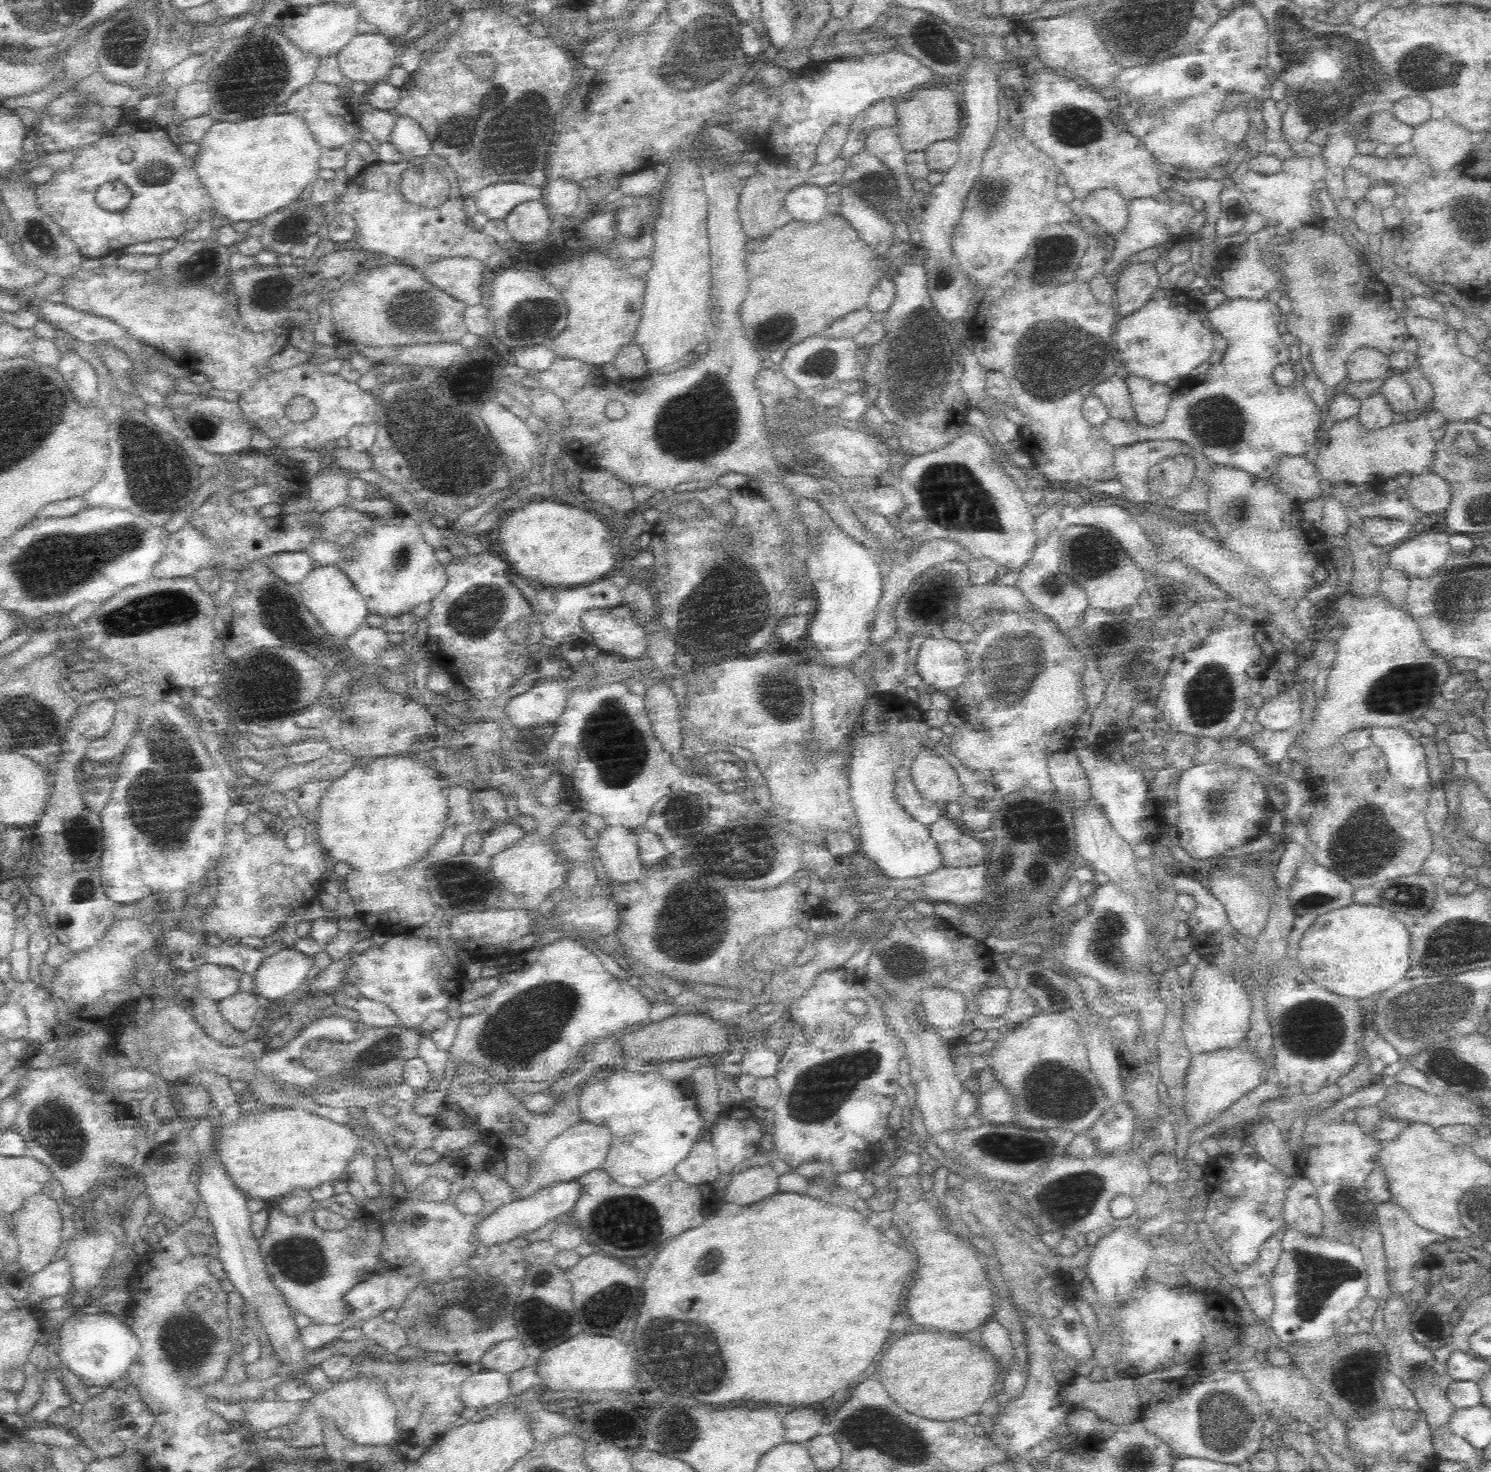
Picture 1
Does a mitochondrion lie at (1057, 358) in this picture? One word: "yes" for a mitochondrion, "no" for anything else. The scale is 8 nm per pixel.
yes

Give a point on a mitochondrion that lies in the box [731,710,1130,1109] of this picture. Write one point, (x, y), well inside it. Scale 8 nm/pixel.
(908, 962)

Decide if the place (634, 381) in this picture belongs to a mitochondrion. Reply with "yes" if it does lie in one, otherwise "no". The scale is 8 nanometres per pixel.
no

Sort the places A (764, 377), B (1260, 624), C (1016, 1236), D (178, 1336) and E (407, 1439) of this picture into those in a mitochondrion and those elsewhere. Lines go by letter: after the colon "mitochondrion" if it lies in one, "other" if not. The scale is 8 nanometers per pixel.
A: other
B: other
C: other
D: mitochondrion
E: other

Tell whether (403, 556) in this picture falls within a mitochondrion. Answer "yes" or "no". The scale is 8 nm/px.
yes

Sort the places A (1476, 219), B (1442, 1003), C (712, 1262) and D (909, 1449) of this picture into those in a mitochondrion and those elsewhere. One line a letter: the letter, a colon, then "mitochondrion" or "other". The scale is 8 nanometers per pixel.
A: mitochondrion
B: mitochondrion
C: mitochondrion
D: mitochondrion

